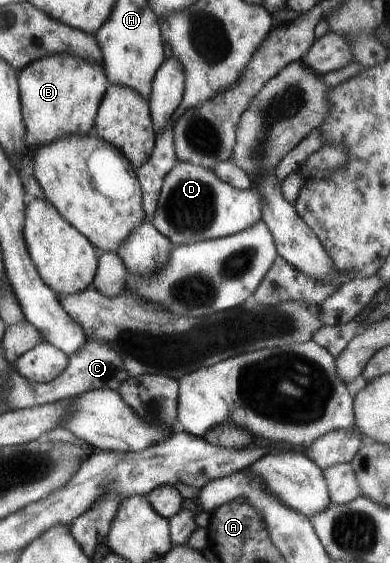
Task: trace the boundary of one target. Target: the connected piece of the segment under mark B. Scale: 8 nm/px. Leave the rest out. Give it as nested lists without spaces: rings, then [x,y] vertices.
[[[69,53],[47,55],[22,68],[18,84],[26,132],[30,132],[38,144],[52,142],[66,132],[92,133],[100,100],[108,88],[106,72],[100,64]]]

